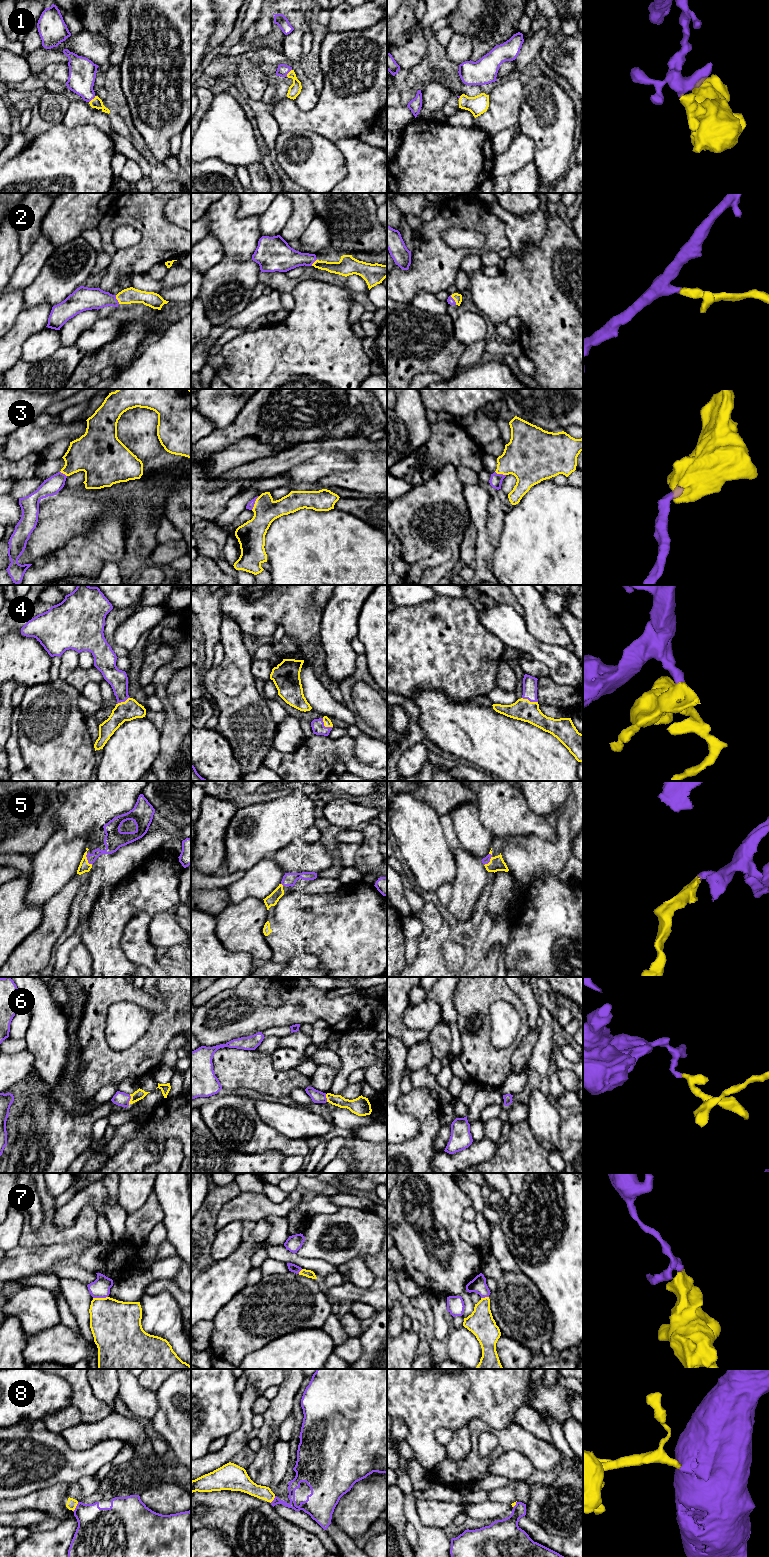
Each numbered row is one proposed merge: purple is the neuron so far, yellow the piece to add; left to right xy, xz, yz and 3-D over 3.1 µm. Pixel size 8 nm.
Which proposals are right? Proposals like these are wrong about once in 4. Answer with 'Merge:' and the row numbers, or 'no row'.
Merge: 1, 2, 3, 4, 5, 6, 8

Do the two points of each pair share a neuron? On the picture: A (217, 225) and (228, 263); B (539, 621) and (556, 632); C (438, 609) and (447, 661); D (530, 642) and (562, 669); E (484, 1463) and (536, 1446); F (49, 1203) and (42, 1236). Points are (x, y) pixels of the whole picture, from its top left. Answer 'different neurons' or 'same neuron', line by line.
A: different neurons
B: same neuron
C: same neuron
D: same neuron
E: same neuron
F: same neuron

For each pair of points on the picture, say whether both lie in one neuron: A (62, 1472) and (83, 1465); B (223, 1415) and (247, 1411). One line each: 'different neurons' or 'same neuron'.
A: same neuron
B: different neurons

